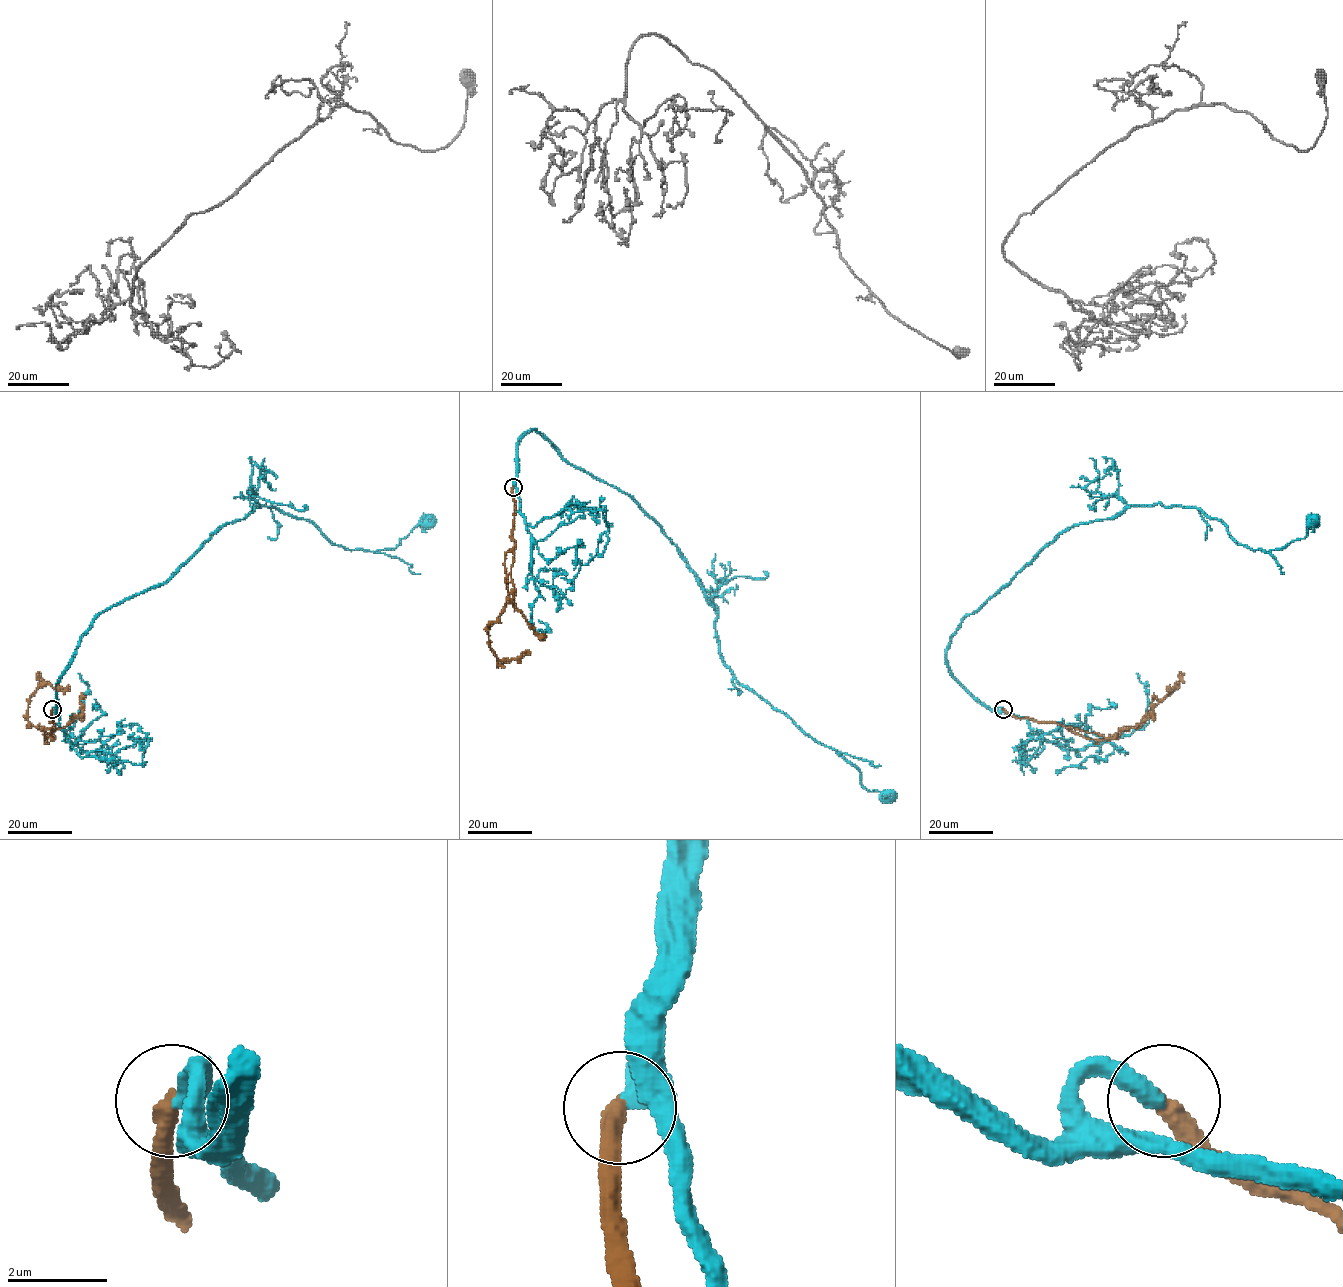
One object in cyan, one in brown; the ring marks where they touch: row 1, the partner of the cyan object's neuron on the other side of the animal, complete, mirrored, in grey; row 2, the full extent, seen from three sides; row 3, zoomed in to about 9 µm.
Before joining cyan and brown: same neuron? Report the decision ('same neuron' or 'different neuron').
different neuron

